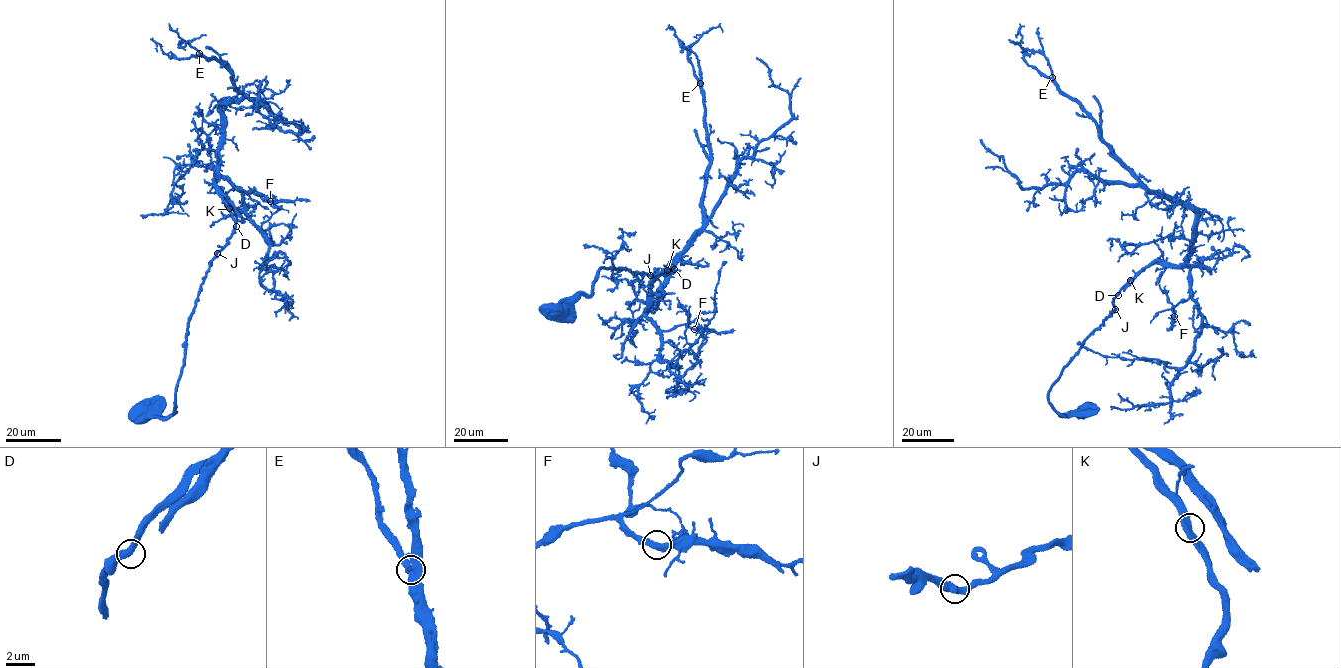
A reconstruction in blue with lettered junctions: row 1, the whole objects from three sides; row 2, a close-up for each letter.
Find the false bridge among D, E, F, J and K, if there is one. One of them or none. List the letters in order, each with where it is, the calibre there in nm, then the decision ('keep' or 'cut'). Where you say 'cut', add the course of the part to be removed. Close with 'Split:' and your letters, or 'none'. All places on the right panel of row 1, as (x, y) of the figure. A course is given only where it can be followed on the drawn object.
D: at (1118, 295); 420 nm thick; keep
E: at (1052, 77); 440 nm thick; keep
F: at (1174, 316); 420 nm thick; keep
J: at (1115, 309); 440 nm thick; keep
K: at (1130, 280); 440 nm thick; keep
Split: none

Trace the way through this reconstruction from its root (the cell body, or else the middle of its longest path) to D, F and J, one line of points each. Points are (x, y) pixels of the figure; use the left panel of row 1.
D: (138, 413), (162, 418), (174, 413), (175, 389), (182, 366), (190, 313), (209, 262), (225, 246), (236, 226)
F: (138, 413), (174, 413), (190, 313), (209, 262), (234, 227), (213, 185), (217, 171), (270, 201)
J: (138, 413), (162, 418), (174, 413), (175, 389), (182, 366), (187, 323), (209, 262), (216, 253)

